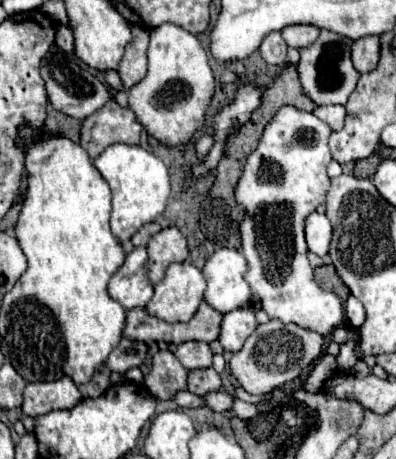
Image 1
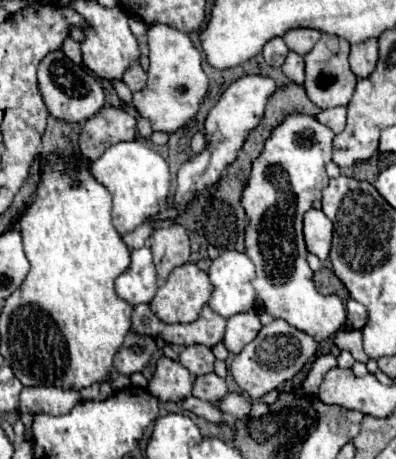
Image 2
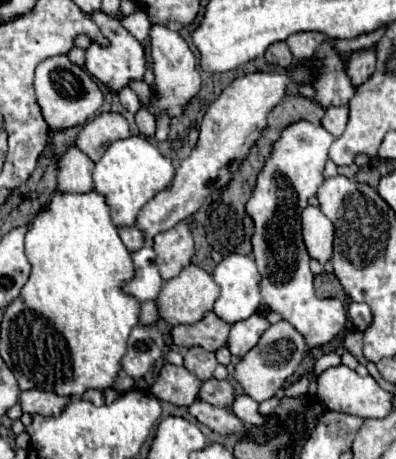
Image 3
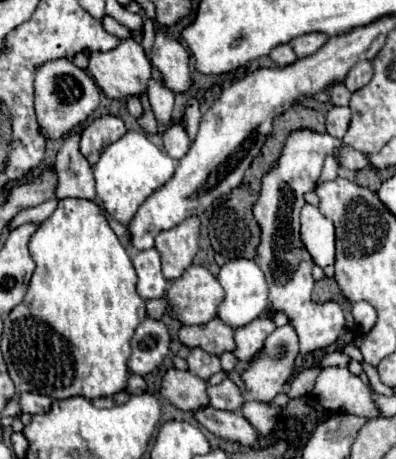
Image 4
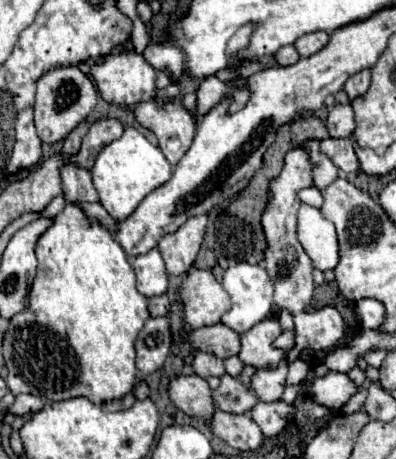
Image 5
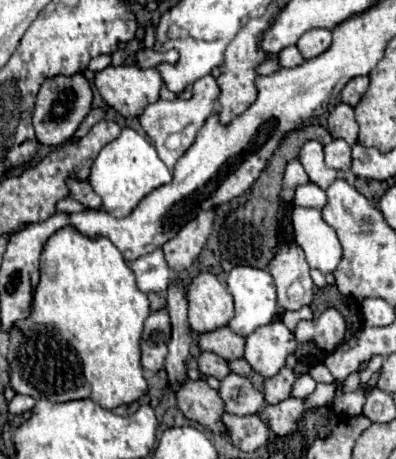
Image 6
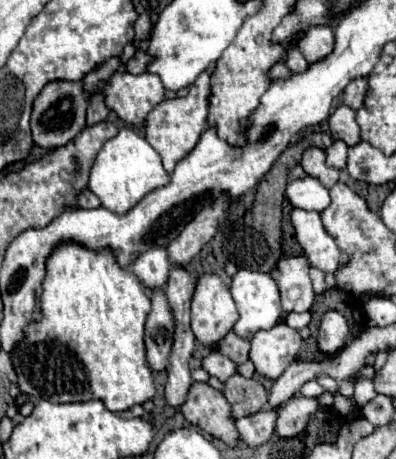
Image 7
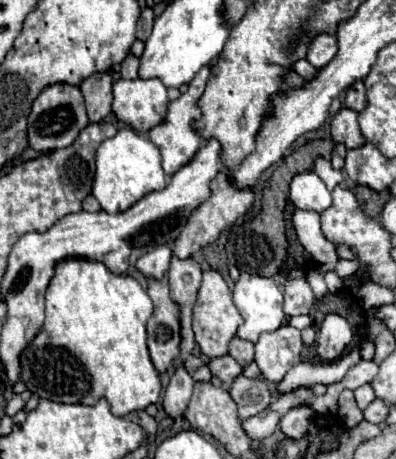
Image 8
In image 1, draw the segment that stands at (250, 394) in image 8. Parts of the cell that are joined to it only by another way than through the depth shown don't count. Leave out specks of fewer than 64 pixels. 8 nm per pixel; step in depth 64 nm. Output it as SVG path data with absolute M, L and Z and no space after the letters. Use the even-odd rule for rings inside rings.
M206 368L206 370L192 370L188 374L188 392L204 398L210 392L222 390L222 380L220 376L214 372L214 368Z

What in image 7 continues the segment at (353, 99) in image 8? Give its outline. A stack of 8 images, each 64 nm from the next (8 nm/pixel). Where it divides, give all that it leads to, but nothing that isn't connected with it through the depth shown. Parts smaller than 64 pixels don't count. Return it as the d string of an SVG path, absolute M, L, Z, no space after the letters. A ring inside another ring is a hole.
M358 78L358 80L352 80L346 90L344 90L344 104L350 106L352 110L360 110L362 104L364 104L364 96L366 96L366 78Z

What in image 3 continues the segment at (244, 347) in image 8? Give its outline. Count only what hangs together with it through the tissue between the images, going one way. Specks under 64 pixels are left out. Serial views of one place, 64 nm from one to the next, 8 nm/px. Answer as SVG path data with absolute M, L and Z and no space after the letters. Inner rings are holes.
M208 312L204 320L192 326L176 326L172 328L172 340L178 346L200 346L208 352L216 352L222 346L228 346L230 326L220 320L214 312Z

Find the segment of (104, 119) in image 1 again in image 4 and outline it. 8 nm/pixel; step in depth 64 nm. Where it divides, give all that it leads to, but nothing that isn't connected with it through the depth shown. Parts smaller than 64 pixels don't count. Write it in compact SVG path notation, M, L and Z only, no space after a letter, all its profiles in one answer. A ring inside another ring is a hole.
M102 116L96 118L90 126L84 128L82 140L80 140L80 152L82 156L94 166L102 154L102 150L116 142L120 136L126 134L126 126L120 118L116 116Z

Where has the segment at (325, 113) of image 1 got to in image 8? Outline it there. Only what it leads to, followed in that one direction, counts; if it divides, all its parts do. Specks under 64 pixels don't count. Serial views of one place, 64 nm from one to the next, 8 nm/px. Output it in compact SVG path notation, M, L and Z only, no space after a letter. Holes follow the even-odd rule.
M342 108L334 120L332 120L332 140L336 144L344 144L348 150L360 148L366 144L360 126L358 126L358 114L354 110Z

